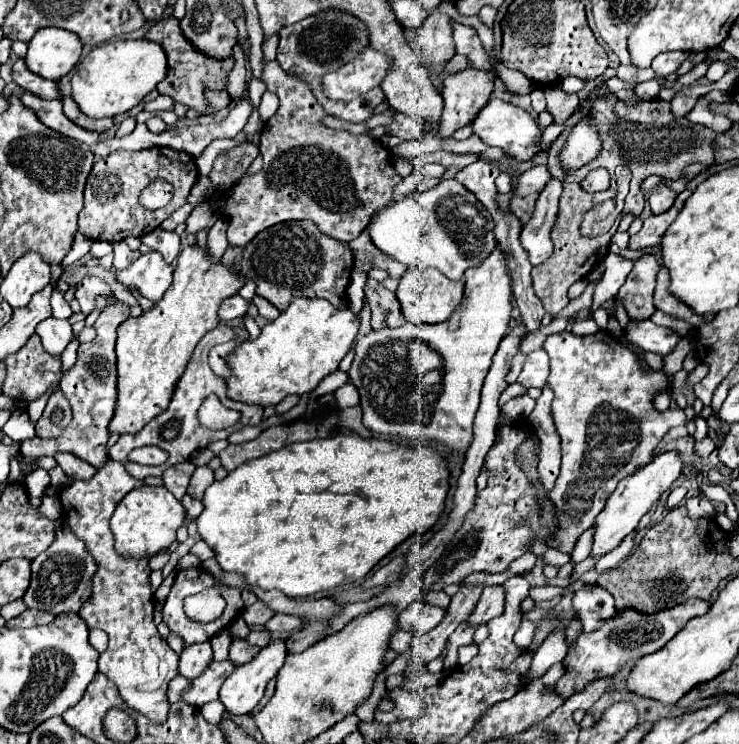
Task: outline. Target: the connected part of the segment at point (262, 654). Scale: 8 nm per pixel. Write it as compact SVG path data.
M277 639L277 641L271 641L267 647L263 647L249 663L245 665L239 665L235 669L235 673L231 673L223 687L221 687L221 703L225 705L225 709L233 715L247 715L253 711L253 707L261 701L263 697L263 691L265 691L265 685L277 675L277 671L283 667L283 661L287 657L287 645L283 639Z

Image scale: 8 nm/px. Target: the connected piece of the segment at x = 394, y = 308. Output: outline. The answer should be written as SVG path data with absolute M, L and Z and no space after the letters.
M369 279L365 285L365 297L371 305L371 327L385 329L385 327L401 327L407 323L405 315L401 313L401 305L395 293L387 291L381 283Z

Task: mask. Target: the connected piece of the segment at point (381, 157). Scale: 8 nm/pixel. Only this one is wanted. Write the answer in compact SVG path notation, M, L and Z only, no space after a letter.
M275 59L263 61L261 65L263 65L261 81L267 85L267 91L279 97L279 109L263 125L261 131L261 157L263 157L261 171L255 175L241 177L235 185L227 187L215 197L215 201L219 203L219 215L229 223L227 229L229 243L245 247L263 229L291 219L311 219L329 237L345 243L353 241L369 223L371 213L393 199L393 187L401 181L401 175L395 171L391 163L391 151L383 147L383 143L373 139L369 131L353 135L345 129L329 129L323 123L327 111L315 99L309 83L305 83L295 75L285 73Z

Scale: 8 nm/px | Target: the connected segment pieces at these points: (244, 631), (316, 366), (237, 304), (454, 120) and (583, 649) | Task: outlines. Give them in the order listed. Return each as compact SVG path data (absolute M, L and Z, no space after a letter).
M239 615L239 617L229 625L229 631L233 633L233 637L235 637L235 639L245 639L245 637L249 635L249 631L251 631L251 629L249 629L249 625L245 623L245 619Z
M293 299L289 307L271 323L261 329L261 335L255 341L241 341L237 353L229 359L231 363L231 377L227 379L229 397L241 399L245 403L257 405L277 405L283 397L291 393L309 393L313 391L323 377L339 369L341 359L351 349L357 333L359 333L359 315L353 313L349 307L337 309L325 299Z
M233 295L221 303L219 317L221 317L221 321L231 321L231 319L243 317L247 313L247 309L249 309L249 301L243 299L241 295Z
M467 67L443 79L443 115L441 133L451 137L459 127L473 121L477 109L485 105L495 87L495 73Z
M687 599L685 603L679 603L669 609L661 609L657 613L641 613L637 609L615 611L615 615L601 621L595 631L589 631L589 633L581 631L579 637L573 643L569 643L567 655L561 661L565 667L565 673L557 681L555 693L569 699L571 695L583 691L589 683L607 675L615 675L627 661L641 659L645 655L651 655L663 649L691 617L703 615L709 609L709 605L711 603L701 599Z

